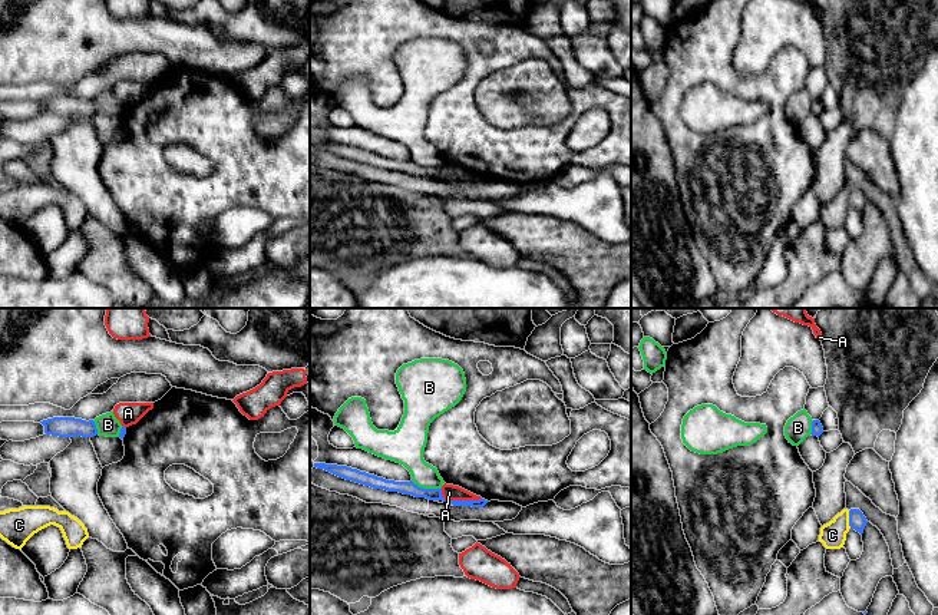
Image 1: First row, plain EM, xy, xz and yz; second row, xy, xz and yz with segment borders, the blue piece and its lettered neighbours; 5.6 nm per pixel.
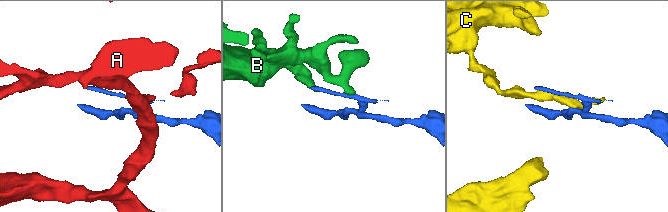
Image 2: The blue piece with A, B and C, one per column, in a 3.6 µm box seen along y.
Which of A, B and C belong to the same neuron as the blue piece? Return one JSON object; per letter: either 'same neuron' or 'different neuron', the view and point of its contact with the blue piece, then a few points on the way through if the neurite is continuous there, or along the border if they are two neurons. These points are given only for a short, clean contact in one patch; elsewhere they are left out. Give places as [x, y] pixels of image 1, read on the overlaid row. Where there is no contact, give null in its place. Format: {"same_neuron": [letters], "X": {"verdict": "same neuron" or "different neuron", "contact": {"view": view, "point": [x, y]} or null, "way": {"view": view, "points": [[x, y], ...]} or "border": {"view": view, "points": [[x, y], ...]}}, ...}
{"same_neuron": [], "A": {"verdict": "different neuron", "contact": {"view": "xz", "point": [458, 501]}, "border": {"view": "xz", "points": [[441, 488], [441, 493], [446, 499], [481, 499]]}}, "B": {"verdict": "different neuron", "contact": {"view": "xz", "point": [426, 489]}, "border": {"view": "xz", "points": [[410, 480], [423, 488], [441, 488]]}}, "C": {"verdict": "different neuron", "contact": {"view": "yz", "point": [849, 519]}, "border": {"view": "yz", "points": [[848, 511], [848, 525], [851, 528]]}}}

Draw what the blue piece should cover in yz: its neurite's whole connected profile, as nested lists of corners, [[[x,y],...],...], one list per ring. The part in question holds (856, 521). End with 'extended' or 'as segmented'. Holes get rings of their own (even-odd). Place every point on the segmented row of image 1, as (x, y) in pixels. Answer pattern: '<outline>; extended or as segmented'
[[[859,509],[849,510],[851,529],[855,529],[856,532],[859,532],[862,535],[866,523],[868,523],[868,520]]]; as segmented

